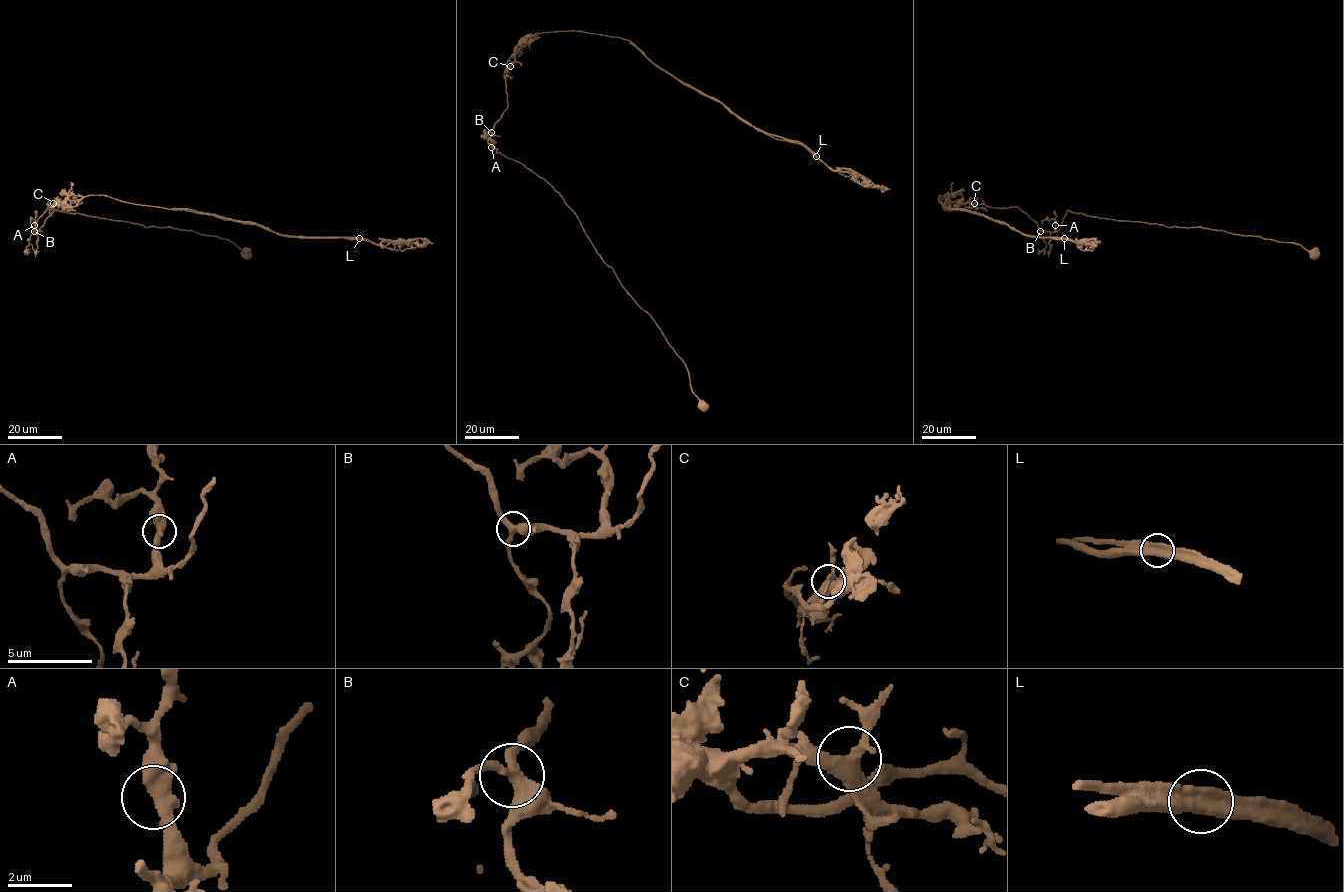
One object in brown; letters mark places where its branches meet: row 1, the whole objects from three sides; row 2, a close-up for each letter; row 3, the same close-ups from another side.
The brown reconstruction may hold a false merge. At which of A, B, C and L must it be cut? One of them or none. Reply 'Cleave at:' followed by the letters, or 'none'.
Cleave at: L

